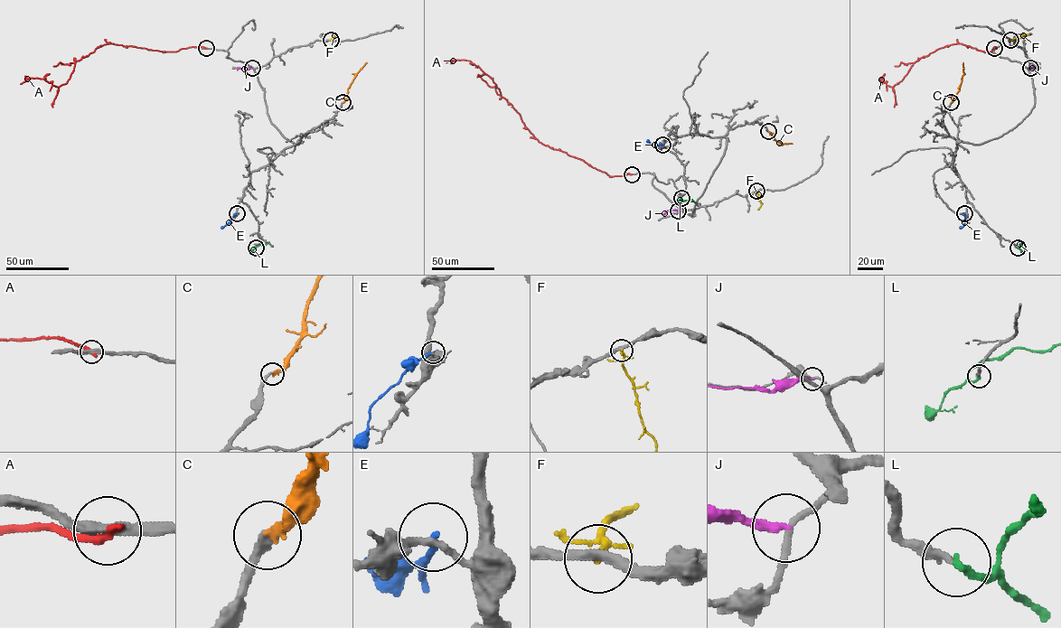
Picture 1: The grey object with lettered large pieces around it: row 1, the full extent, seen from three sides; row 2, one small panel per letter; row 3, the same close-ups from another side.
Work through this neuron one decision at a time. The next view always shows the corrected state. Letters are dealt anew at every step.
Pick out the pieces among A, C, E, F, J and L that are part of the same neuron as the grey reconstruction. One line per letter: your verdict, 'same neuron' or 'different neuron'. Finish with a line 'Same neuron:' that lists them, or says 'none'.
A: different neuron
C: same neuron
E: different neuron
F: different neuron
J: different neuron
L: same neuron
Same neuron: C, L

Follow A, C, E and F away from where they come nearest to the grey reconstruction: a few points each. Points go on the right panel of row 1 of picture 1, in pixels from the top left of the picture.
A: (994, 48), (983, 51), (960, 43), (947, 45), (915, 62), (892, 87), (879, 78), (882, 84)
C: (951, 102), (962, 81), (963, 62)
E: (964, 213), (964, 224), (960, 228)
F: (1010, 40), (1028, 33)

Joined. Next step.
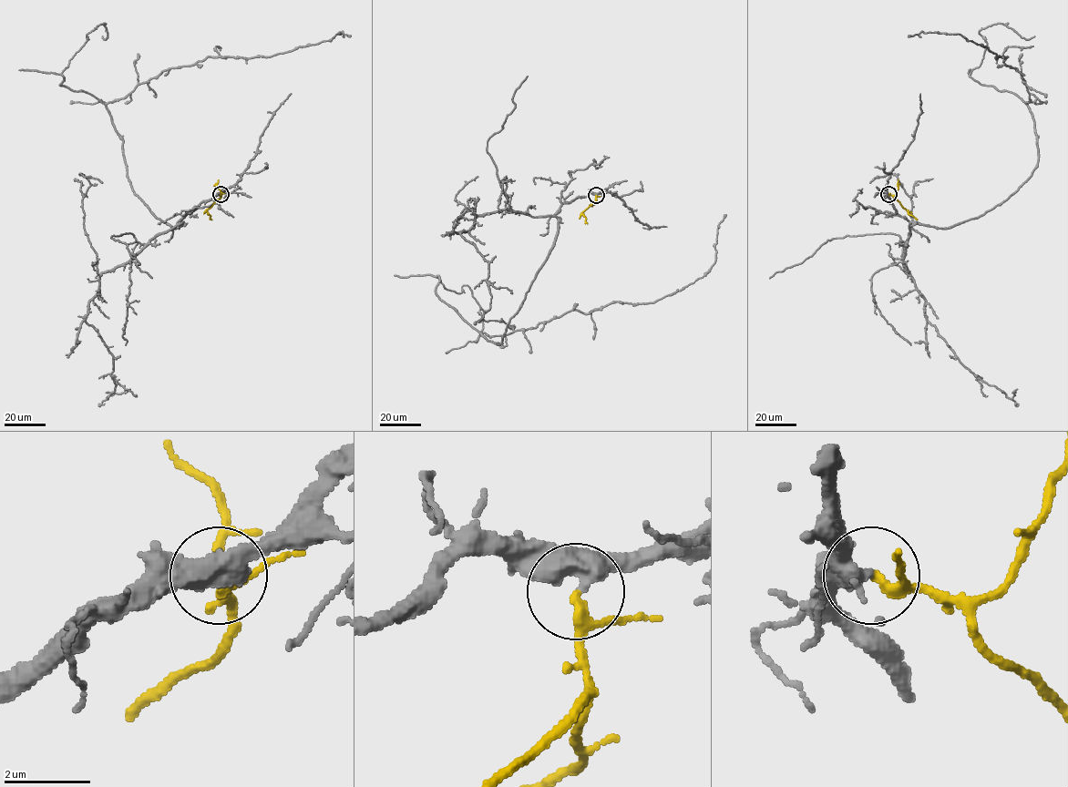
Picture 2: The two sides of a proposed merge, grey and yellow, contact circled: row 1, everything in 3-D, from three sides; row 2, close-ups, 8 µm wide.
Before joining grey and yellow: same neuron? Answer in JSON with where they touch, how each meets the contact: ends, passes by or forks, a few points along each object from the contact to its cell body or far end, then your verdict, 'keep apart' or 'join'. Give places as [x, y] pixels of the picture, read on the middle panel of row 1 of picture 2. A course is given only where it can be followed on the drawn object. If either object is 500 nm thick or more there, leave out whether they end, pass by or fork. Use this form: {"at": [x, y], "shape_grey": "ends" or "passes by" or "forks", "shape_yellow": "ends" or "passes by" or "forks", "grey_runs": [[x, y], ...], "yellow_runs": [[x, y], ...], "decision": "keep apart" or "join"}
{"at": [596, 195], "shape_grey": "passes by", "shape_yellow": "passes by", "grey_runs": [[595, 195], [553, 216], [549, 256], [501, 342], [488, 341], [482, 332], [680, 291], [714, 263], [726, 214]], "yellow_runs": [[595, 195], [596, 200], [582, 212], [587, 223]], "decision": "join"}

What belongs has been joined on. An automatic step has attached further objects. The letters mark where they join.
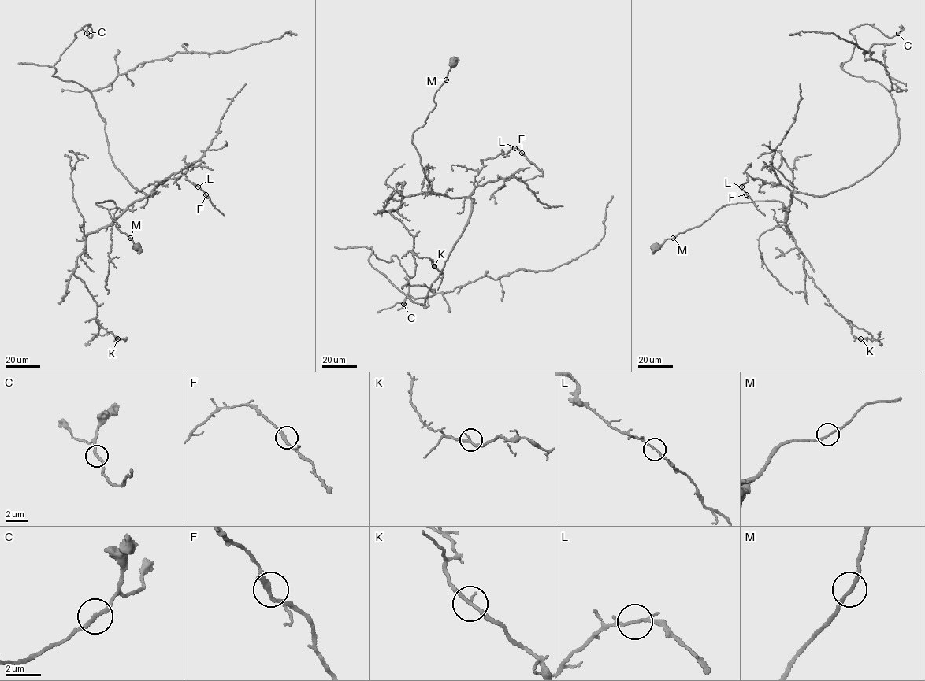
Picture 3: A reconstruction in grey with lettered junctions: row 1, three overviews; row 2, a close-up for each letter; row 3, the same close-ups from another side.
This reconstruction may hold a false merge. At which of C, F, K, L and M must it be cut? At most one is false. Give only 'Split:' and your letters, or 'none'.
Split: none

